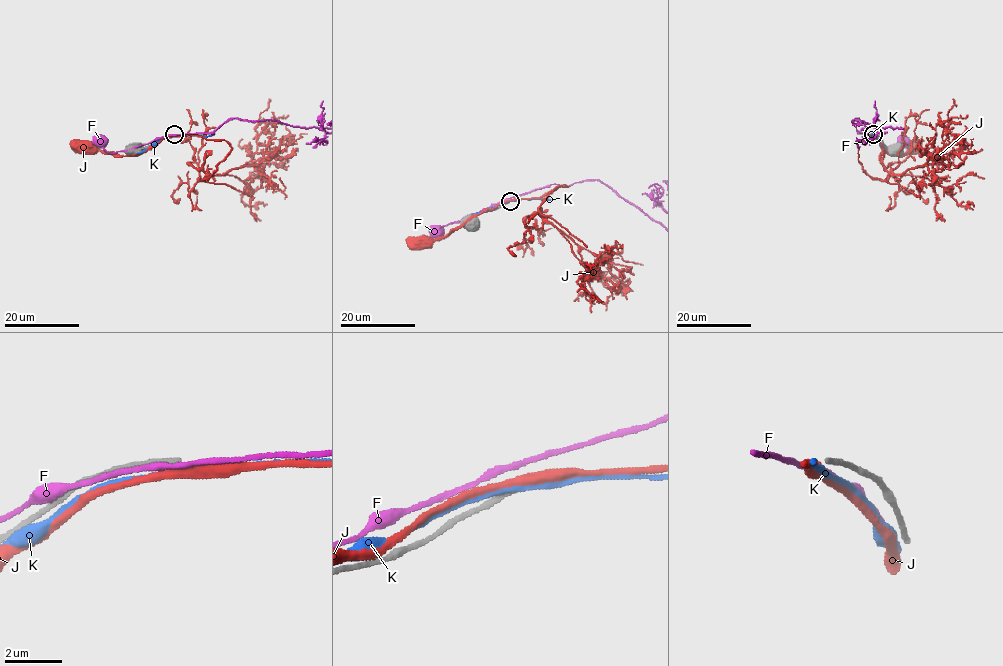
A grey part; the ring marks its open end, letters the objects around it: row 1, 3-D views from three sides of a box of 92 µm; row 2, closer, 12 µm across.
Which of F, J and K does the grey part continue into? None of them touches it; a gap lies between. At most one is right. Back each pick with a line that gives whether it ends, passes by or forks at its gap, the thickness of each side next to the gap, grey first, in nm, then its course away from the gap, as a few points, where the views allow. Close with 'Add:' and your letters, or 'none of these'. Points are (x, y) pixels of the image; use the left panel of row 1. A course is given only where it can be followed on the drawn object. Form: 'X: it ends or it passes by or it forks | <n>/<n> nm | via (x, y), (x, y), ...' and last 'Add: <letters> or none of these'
Add: none of these

